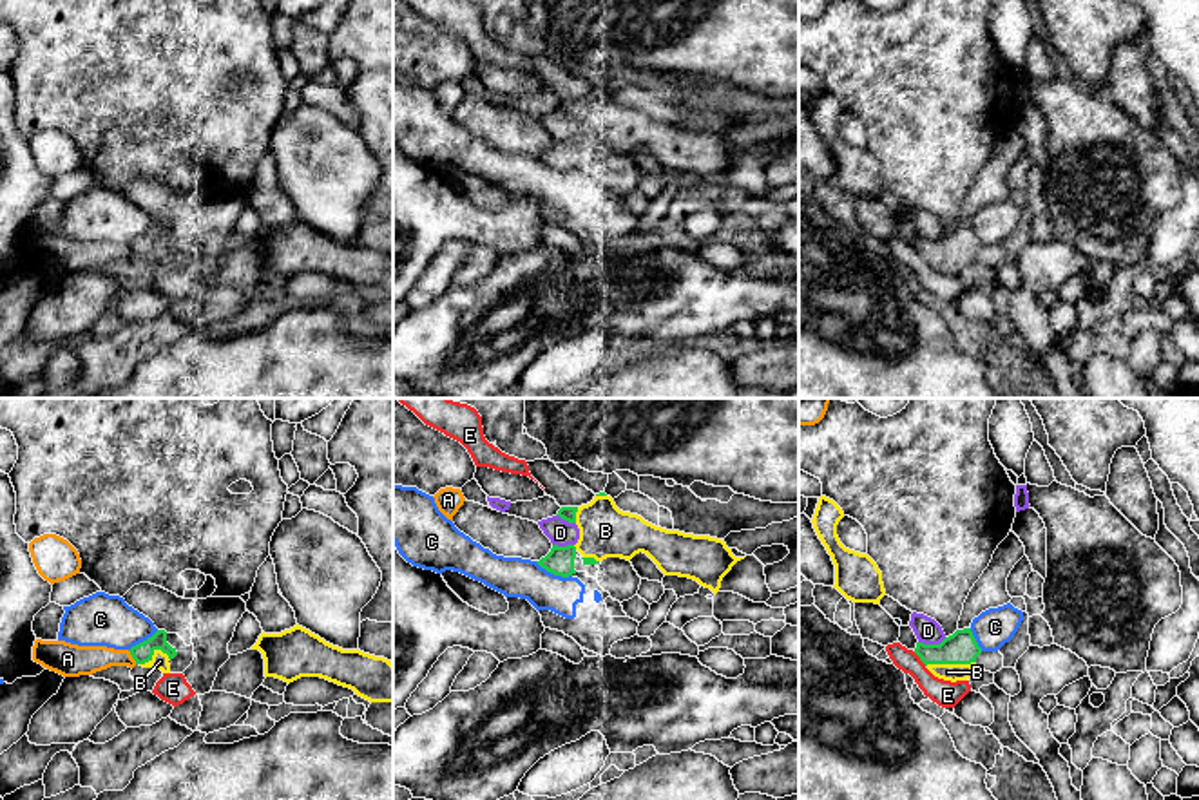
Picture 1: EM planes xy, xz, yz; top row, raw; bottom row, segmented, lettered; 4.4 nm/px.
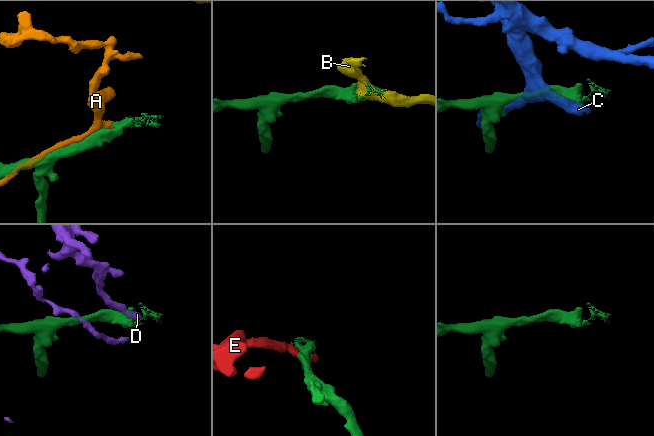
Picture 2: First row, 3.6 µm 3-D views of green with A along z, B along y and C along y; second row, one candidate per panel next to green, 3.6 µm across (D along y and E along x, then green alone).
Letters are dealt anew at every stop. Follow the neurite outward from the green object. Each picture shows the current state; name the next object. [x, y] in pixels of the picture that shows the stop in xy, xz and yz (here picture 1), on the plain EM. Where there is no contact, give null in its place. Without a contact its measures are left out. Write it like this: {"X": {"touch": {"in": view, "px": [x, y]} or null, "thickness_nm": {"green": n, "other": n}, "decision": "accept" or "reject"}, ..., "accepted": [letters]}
{"A": {"touch": {"in": "xy", "px": [133, 252]}, "thickness_nm": {"green": 90, "other": 130}, "decision": "reject"}, "B": {"touch": {"in": "yz", "px": [949, 257]}, "thickness_nm": {"green": 140, "other": 80}, "decision": "accept"}, "C": {"touch": {"in": "xz", "px": [553, 167]}, "thickness_nm": {"green": 130, "other": 180}, "decision": "reject"}, "D": {"touch": {"in": "yz", "px": [931, 239]}, "thickness_nm": {"green": 140, "other": 110}, "decision": "reject"}, "E": {"touch": {"in": "yz", "px": [920, 254]}, "thickness_nm": {"green": 140, "other": 120}, "decision": "reject"}, "accepted": ["B"]}

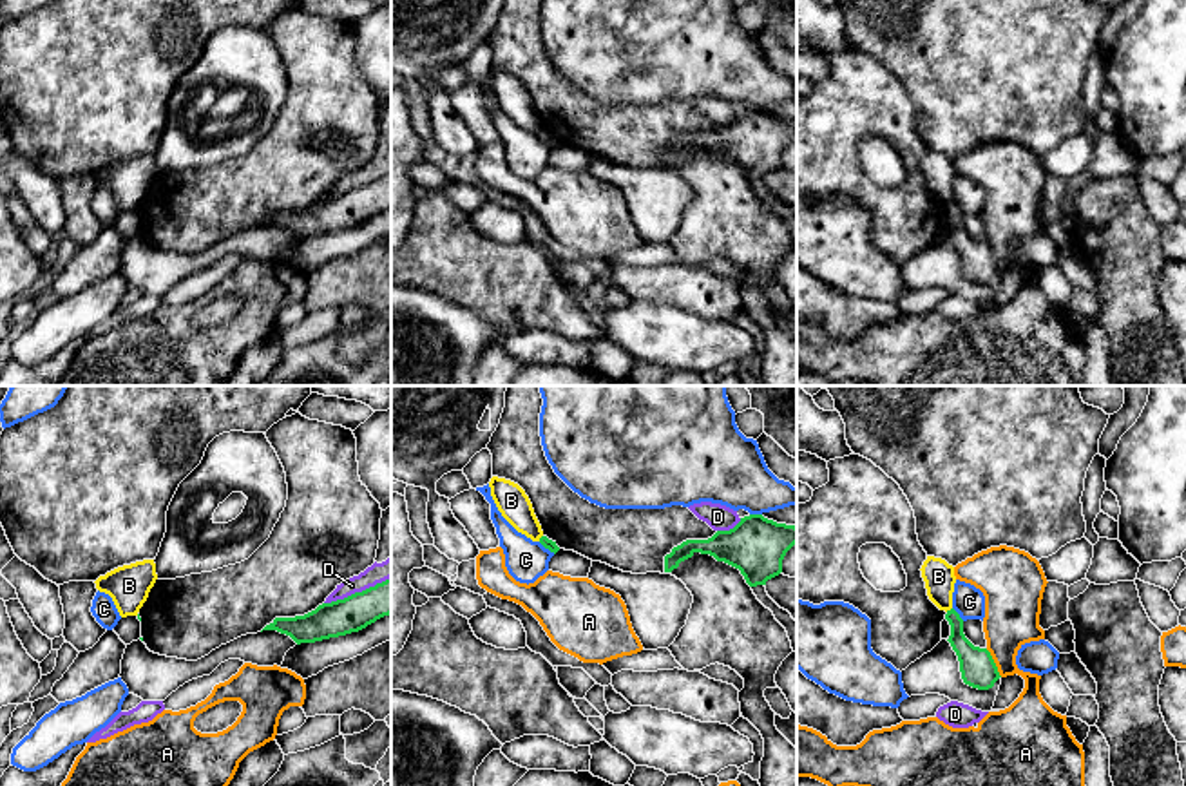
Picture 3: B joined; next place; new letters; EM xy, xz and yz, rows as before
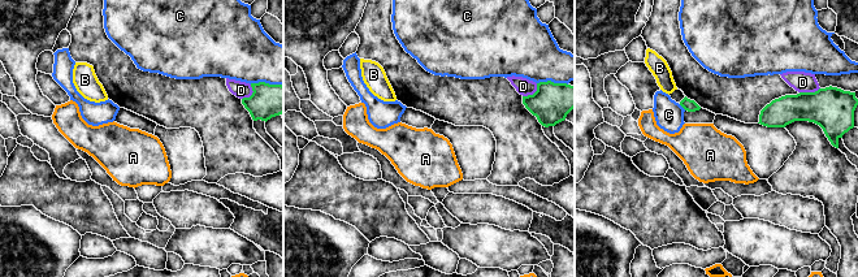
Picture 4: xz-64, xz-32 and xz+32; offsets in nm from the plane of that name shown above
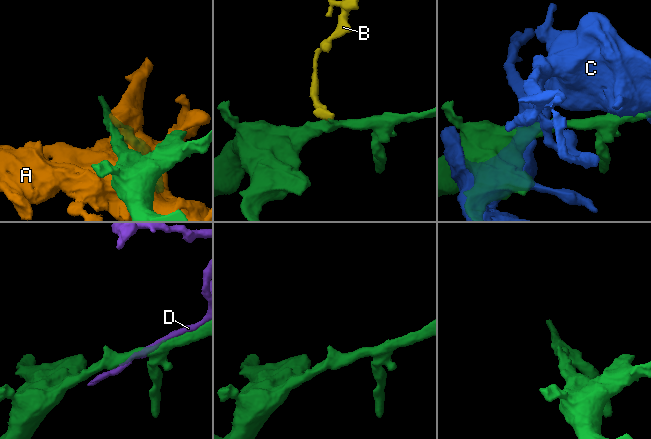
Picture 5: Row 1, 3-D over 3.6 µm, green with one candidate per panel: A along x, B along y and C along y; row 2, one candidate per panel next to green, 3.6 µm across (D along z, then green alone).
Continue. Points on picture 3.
{"A": {"touch": {"in": "yz", "px": [994, 258]}, "thickness_nm": {"green": 160, "other": 240}, "decision": "reject"}, "B": {"touch": {"in": "yz", "px": [947, 205]}, "thickness_nm": {"green": 130, "other": 140}, "decision": "reject"}, "C": {"touch": {"in": "yz", "px": [958, 209]}, "thickness_nm": {"green": 160, "other": 140}, "decision": "reject"}, "D": {"touch": {"in": "xy", "px": [357, 187]}, "thickness_nm": {"green": 160, "other": 90}, "decision": "reject"}, "accepted": []}

